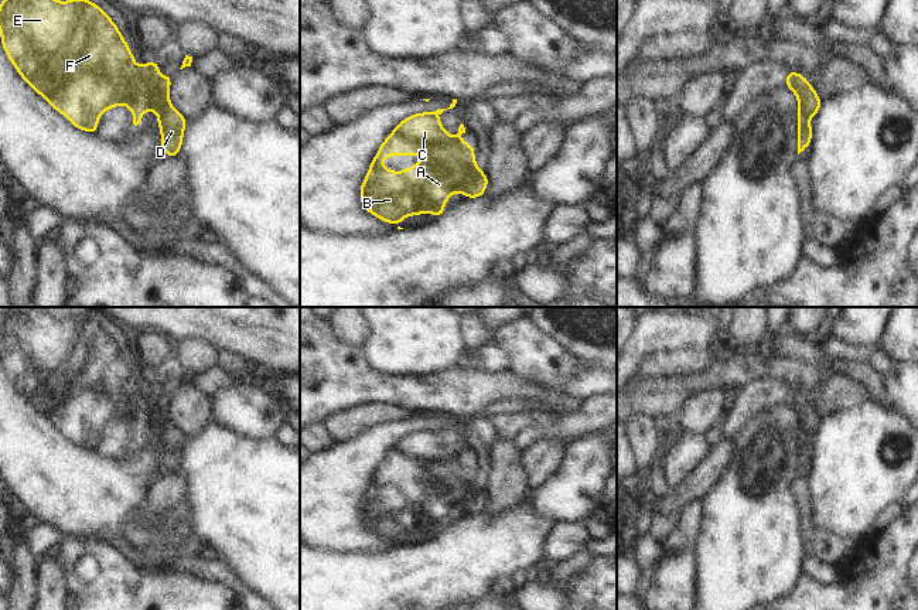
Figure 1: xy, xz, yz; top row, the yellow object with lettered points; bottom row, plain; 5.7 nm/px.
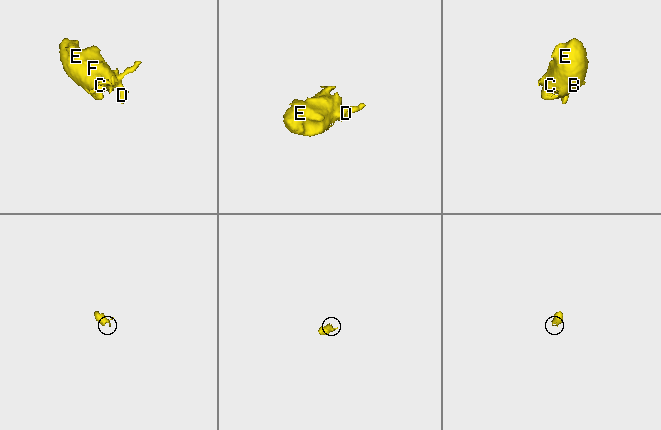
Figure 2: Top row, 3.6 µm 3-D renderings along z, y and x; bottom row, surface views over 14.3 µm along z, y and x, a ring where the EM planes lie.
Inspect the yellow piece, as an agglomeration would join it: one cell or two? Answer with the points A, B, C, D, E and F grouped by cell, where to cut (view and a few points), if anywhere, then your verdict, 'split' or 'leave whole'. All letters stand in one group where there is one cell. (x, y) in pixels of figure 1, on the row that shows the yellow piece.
A B C E F / D | yz (795, 89), (809, 89), (811, 99) | split

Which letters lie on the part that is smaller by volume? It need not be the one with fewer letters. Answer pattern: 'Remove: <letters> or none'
Remove: D

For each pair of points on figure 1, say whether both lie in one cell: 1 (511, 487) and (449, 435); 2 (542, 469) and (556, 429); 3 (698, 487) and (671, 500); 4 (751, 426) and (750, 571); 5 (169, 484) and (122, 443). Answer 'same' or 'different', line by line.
1: different
2: different
3: same
4: same
5: different

